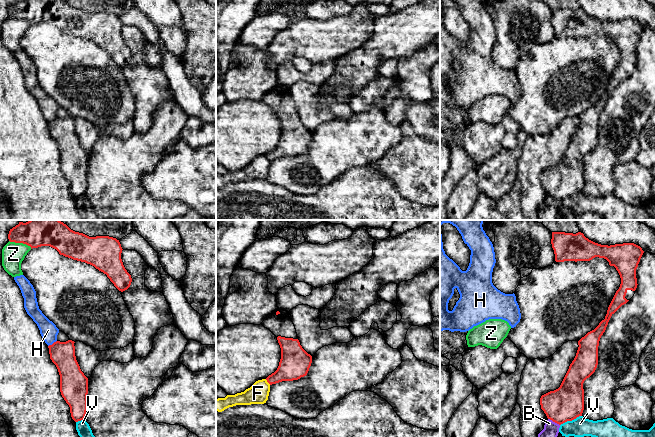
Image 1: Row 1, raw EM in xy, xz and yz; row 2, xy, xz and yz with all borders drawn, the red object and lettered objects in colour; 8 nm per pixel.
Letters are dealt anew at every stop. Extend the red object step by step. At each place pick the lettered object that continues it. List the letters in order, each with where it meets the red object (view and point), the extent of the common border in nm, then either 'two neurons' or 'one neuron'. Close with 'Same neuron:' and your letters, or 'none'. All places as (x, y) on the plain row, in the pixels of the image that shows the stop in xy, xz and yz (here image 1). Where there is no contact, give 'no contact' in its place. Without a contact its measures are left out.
B: meets red in yz at (554, 197); contact 110 nm long; two neurons
F: meets red in xz at (268, 158); contact 60 nm long; two neurons
H: meets red in xy at (53, 119); contact 90 nm long; two neurons
V: meets red in yz at (570, 196); contact 190 nm long; one neuron
Z: meets red in xy at (20, 18); contact 200 nm long; two neurons
Same neuron: V

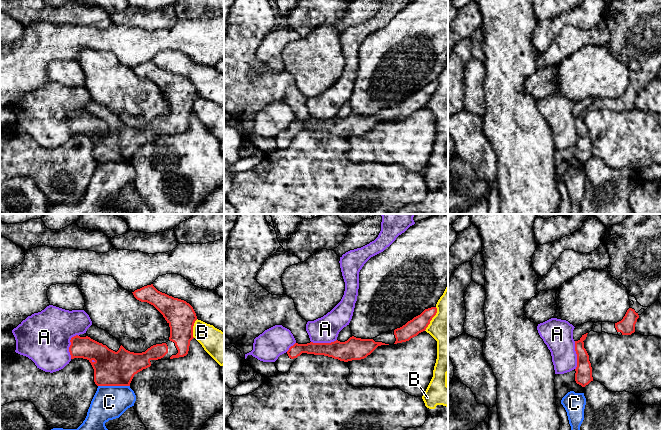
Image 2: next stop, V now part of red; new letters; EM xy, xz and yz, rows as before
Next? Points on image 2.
A: meets red in xy at (70, 121); contact 200 nm long; two neurons
B: meets red in xz at (431, 95); contact 220 nm long; two neurons
C: meets red in xy at (114, 161); contact 260 nm long; two neurons
Same neuron: none

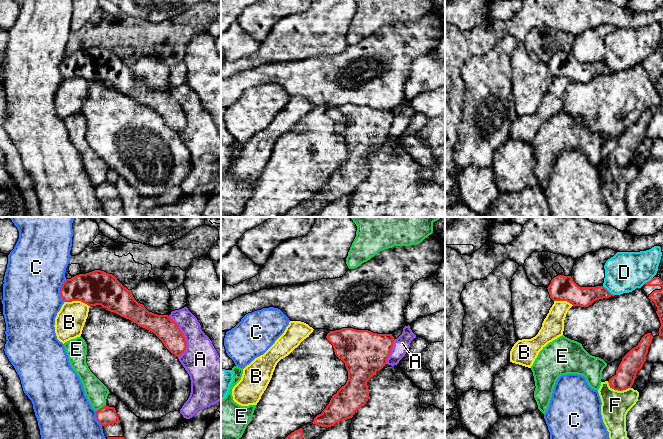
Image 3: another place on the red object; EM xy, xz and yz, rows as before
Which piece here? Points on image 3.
A: meets red in xy at (183, 112); contact 360 nm long; two neurons
B: meets red in xy at (77, 76); contact 220 nm long; two neurons
C: meets red in xy at (60, 66); contact 190 nm long; two neurons
D: meets red in yz at (607, 66); contact 130 nm long; two neurons
E: meets red in xy at (100, 184); contact 100 nm long; two neurons
F: meets red in yz at (618, 166); contact 200 nm long; two neurons
Same neuron: none

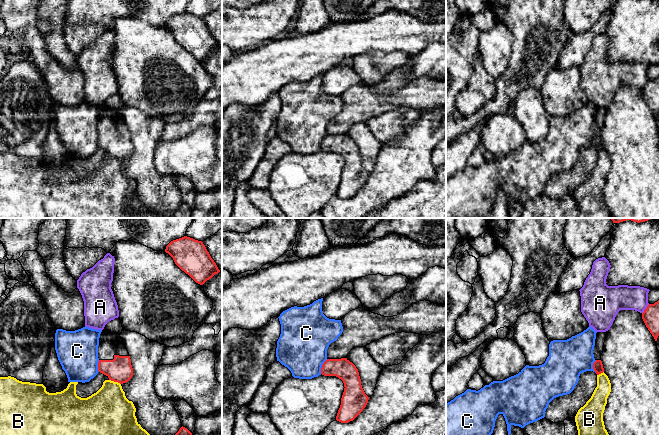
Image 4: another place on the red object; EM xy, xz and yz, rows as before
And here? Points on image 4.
A: meets red in yz at (645, 85); contact 100 nm long; two neurons
B: meets red in xy at (115, 157); contact 100 nm long; two neurons
C: meets red in xz at (322, 142); contact 130 nm long; two neurons
Same neuron: none

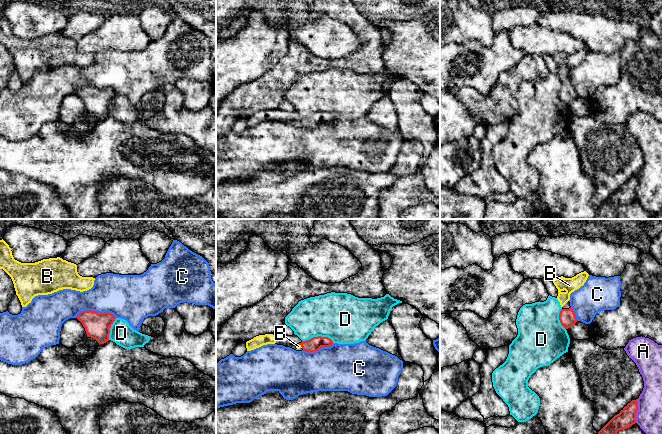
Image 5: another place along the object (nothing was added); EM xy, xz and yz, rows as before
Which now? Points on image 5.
A: meets red in yz at (636, 187); contact 190 nm long; two neurons
B: meets red in xz at (300, 120); contact 50 nm long; one neuron
C: meets red in xy at (96, 88); contact 340 nm long; two neurons
D: meets red in xz at (318, 112); contact 260 nm long; two neurons
Same neuron: B

